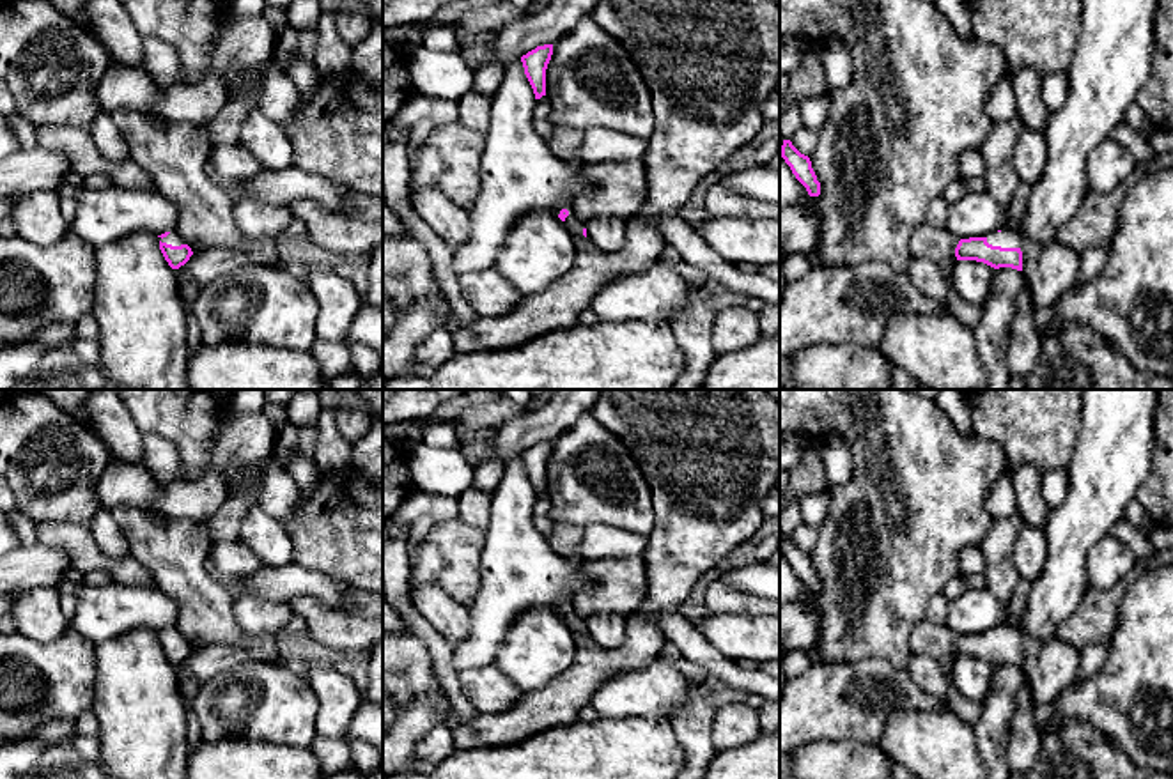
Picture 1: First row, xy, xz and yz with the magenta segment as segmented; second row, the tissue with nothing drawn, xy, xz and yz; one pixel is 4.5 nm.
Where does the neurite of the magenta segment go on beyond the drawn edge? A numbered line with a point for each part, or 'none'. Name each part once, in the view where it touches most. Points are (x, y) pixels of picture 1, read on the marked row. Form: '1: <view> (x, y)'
1: yz (1053, 268)

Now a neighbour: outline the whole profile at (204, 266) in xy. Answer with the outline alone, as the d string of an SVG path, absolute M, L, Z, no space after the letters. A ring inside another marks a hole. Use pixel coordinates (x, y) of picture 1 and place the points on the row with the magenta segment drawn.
M246 237L237 248L207 248L193 253L175 269L177 283L186 278L198 289L243 266L271 266L278 262L276 239Z

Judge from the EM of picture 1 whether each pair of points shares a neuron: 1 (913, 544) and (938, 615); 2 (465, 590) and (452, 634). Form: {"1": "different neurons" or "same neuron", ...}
{"1": "different neurons", "2": "different neurons"}

